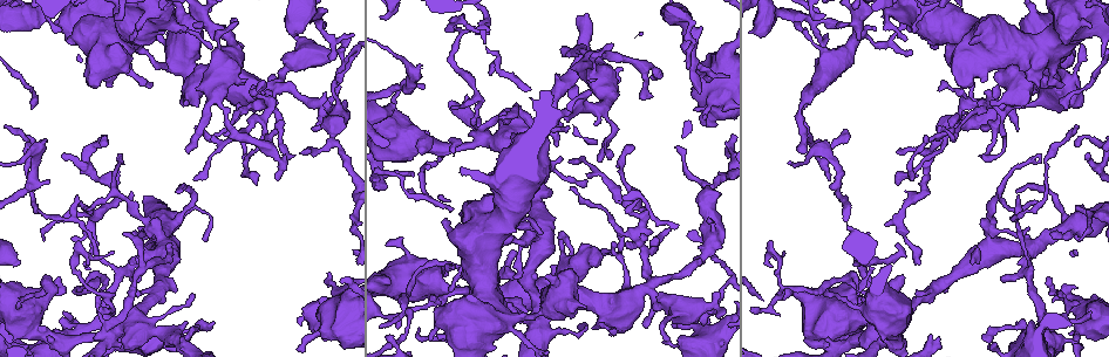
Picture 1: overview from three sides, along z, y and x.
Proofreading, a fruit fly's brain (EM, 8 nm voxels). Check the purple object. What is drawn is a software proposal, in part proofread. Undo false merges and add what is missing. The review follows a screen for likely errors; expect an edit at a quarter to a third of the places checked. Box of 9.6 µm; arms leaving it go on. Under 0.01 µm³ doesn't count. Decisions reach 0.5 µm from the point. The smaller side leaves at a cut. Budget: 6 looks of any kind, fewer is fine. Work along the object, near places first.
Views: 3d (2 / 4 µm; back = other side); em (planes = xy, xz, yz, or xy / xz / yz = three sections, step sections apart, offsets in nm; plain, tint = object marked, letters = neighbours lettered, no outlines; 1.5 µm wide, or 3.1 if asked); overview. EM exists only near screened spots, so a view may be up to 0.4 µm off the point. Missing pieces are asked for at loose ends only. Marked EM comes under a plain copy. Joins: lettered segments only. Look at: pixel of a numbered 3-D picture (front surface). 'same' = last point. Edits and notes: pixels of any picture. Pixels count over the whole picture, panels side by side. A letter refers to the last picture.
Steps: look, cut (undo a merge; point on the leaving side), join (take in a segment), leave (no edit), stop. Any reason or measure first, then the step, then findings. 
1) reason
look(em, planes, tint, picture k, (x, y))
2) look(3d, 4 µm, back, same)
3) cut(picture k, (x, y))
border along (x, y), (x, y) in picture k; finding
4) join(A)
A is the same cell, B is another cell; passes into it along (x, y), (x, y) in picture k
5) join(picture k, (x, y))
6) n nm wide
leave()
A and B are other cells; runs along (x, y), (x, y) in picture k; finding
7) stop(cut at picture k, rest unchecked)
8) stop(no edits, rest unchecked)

branch stops here
look(3d, 2 µm, picture 1, (279, 179))

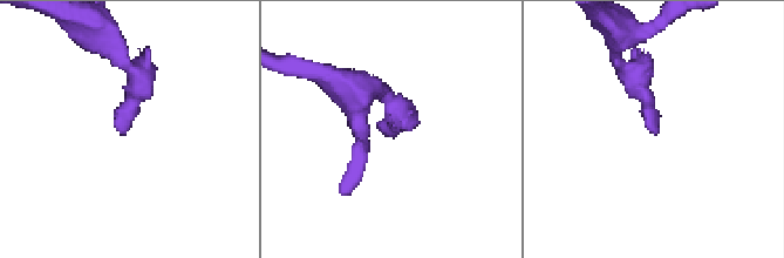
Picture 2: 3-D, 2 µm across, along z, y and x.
need the tissue
look(em, planes, letters, picture 2, (123, 135))

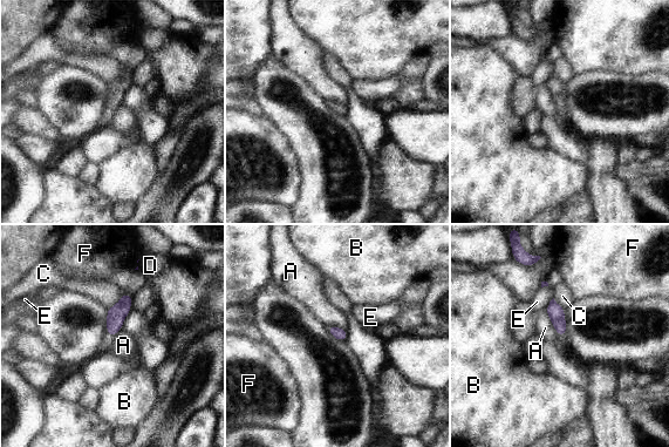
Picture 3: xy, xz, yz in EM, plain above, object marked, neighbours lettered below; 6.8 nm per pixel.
leave()
A, B, C, D, E and F are other cells; border along (544, 310), (554, 330), (564, 337) in picture 3; none of them fits

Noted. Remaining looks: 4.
an open end
look(3d, 2 µm, picture 1, (1046, 278))

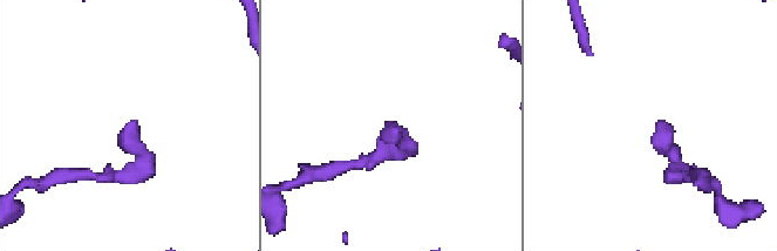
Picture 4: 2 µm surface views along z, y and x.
shape alone is not enough
look(em, planes, letters, picture 4, (393, 129))

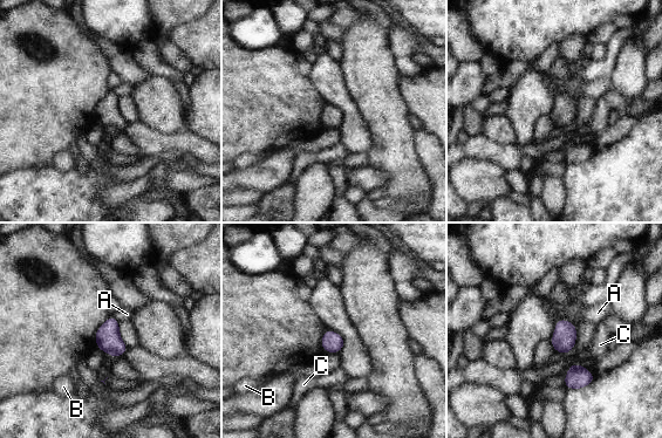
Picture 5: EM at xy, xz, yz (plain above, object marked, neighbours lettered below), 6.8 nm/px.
leave()
A, B and C are other cells; border along (114, 316), (118, 323) in picture 5; no lettered segment goes on from it

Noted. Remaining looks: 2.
abrupt turn
look(em, planes, letters, picture 1, (717, 298))

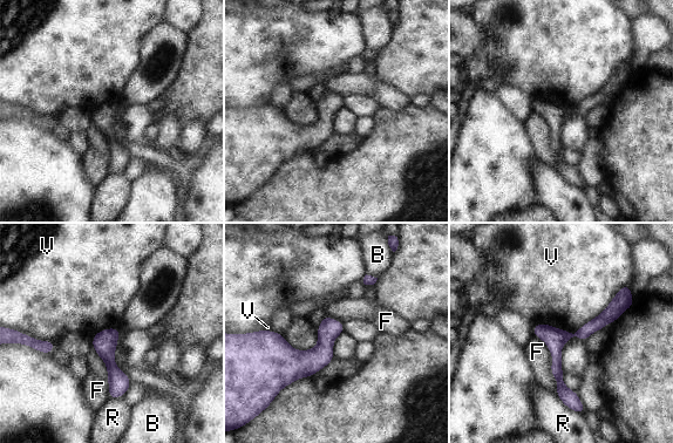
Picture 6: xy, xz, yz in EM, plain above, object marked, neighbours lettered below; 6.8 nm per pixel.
leave()
B, F, R and V are other cells; border along (626, 285), (599, 314), (576, 331) in picture 6; continuous, no second neuron

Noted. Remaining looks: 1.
stop(no edits, rest unchecked)

